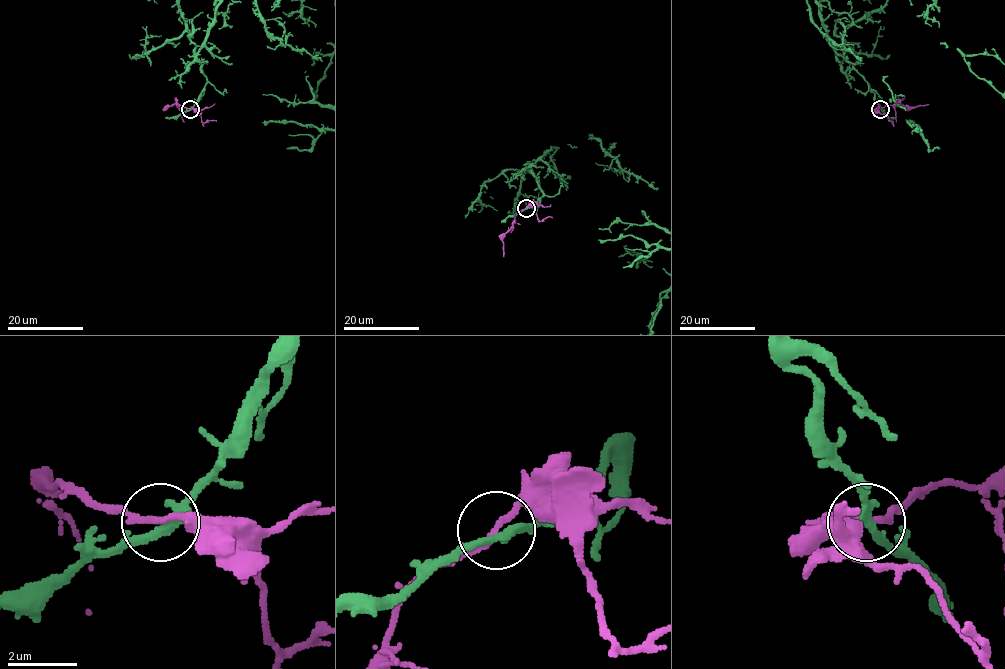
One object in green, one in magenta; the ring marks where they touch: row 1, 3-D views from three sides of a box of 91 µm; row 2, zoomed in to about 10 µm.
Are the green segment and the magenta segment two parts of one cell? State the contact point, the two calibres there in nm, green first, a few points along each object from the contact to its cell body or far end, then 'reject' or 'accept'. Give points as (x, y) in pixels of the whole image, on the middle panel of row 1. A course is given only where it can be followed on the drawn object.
(526, 208) | 240/170 nm | magenta via (525, 208), (515, 216), (514, 223), (505, 233), (504, 256) | reject

